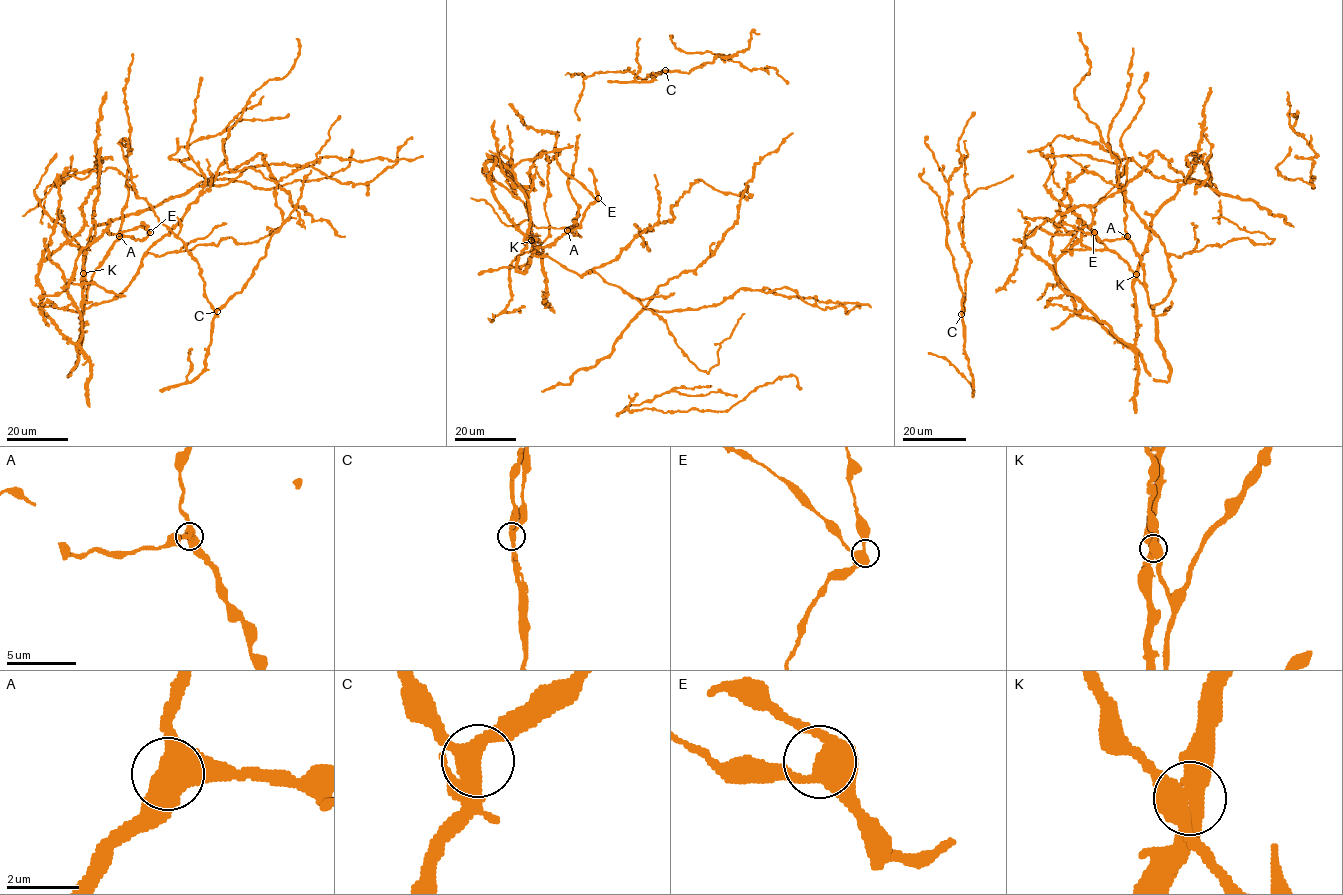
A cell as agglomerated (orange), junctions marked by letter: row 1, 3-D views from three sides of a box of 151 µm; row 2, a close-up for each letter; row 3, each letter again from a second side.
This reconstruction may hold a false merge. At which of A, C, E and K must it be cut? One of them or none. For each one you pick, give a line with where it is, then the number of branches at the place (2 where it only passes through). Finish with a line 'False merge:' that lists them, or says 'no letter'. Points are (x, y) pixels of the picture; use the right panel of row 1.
False merge: no letter

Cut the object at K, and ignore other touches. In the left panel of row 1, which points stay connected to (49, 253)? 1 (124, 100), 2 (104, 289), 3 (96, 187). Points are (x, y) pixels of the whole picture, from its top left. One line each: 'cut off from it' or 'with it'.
1: cut off from it
2: with it
3: with it

